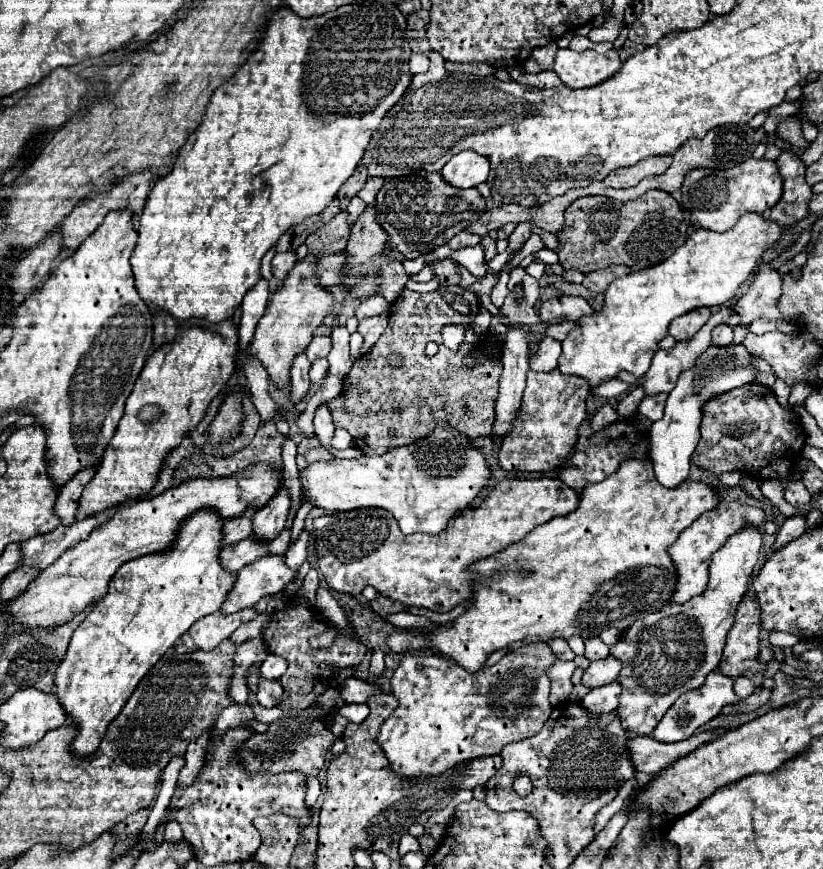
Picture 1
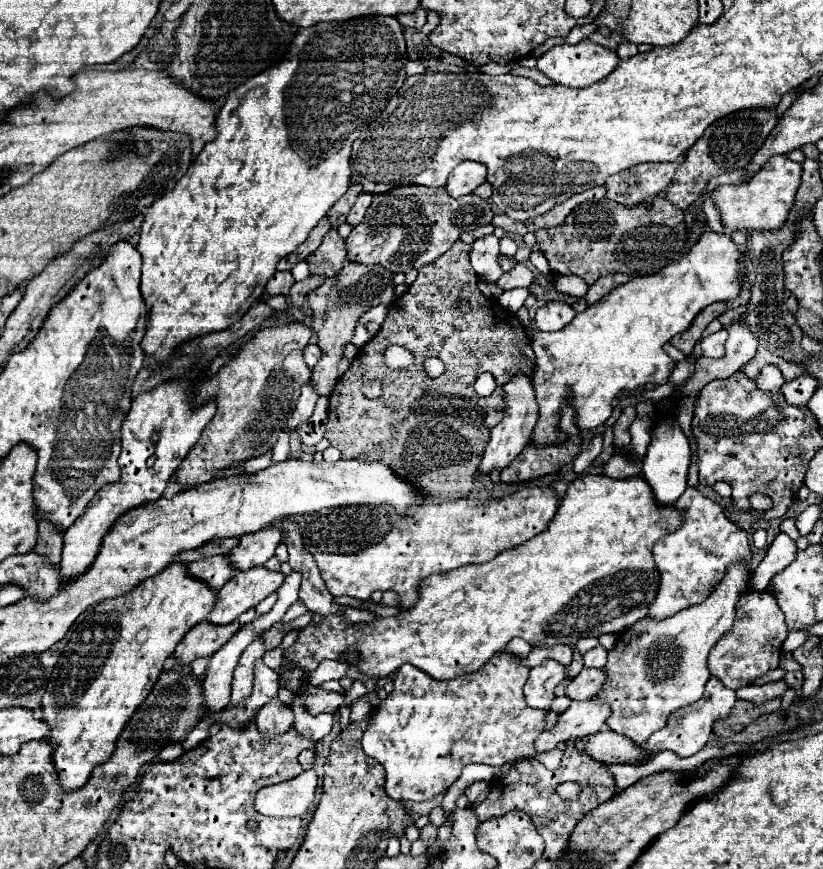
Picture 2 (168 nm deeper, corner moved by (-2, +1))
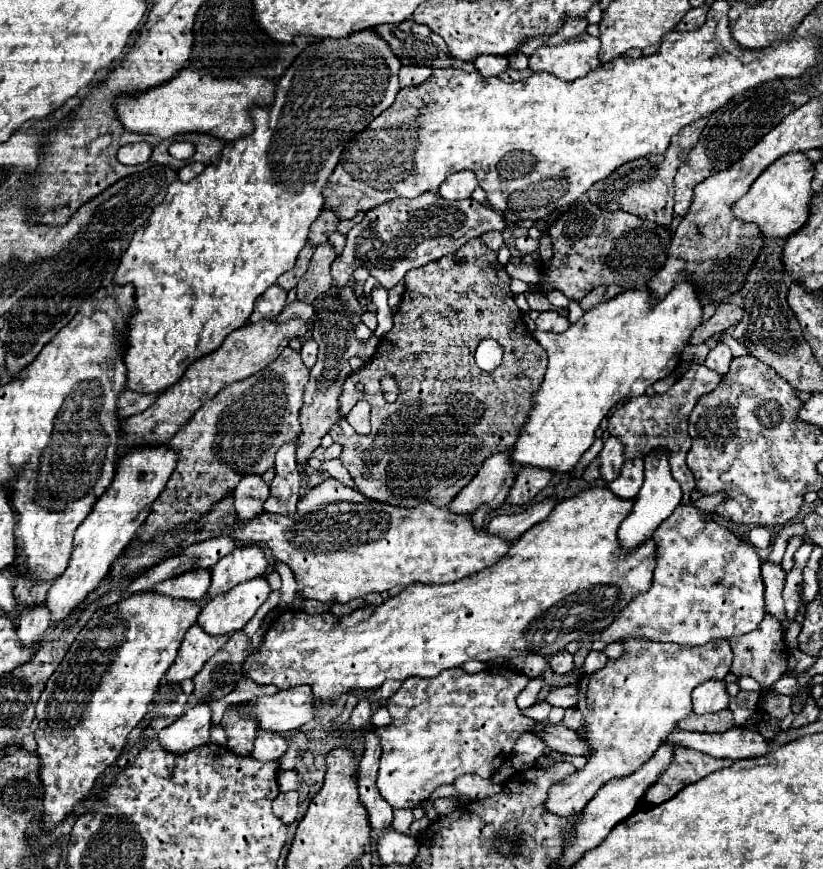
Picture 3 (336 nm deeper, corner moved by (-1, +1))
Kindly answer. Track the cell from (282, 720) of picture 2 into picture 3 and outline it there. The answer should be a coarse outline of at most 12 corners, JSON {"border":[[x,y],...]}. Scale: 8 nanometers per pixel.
{"border":[[257,732],[251,756],[259,762],[277,760],[287,742],[277,732]]}

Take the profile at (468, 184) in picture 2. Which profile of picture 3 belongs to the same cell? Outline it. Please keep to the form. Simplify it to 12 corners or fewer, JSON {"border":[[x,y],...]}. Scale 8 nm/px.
{"border":[[473,172],[449,176],[439,196],[445,200],[469,198],[477,188]]}

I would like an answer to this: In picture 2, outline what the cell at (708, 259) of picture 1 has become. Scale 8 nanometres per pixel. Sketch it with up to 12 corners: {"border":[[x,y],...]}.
{"border":[[730,234],[634,276],[536,332],[536,444],[562,442],[620,390],[666,384],[662,346],[746,282]]}

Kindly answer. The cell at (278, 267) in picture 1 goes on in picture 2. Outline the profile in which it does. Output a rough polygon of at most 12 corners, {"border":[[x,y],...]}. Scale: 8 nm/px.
{"border":[[276,272],[264,296],[288,294],[294,284],[292,272]]}

